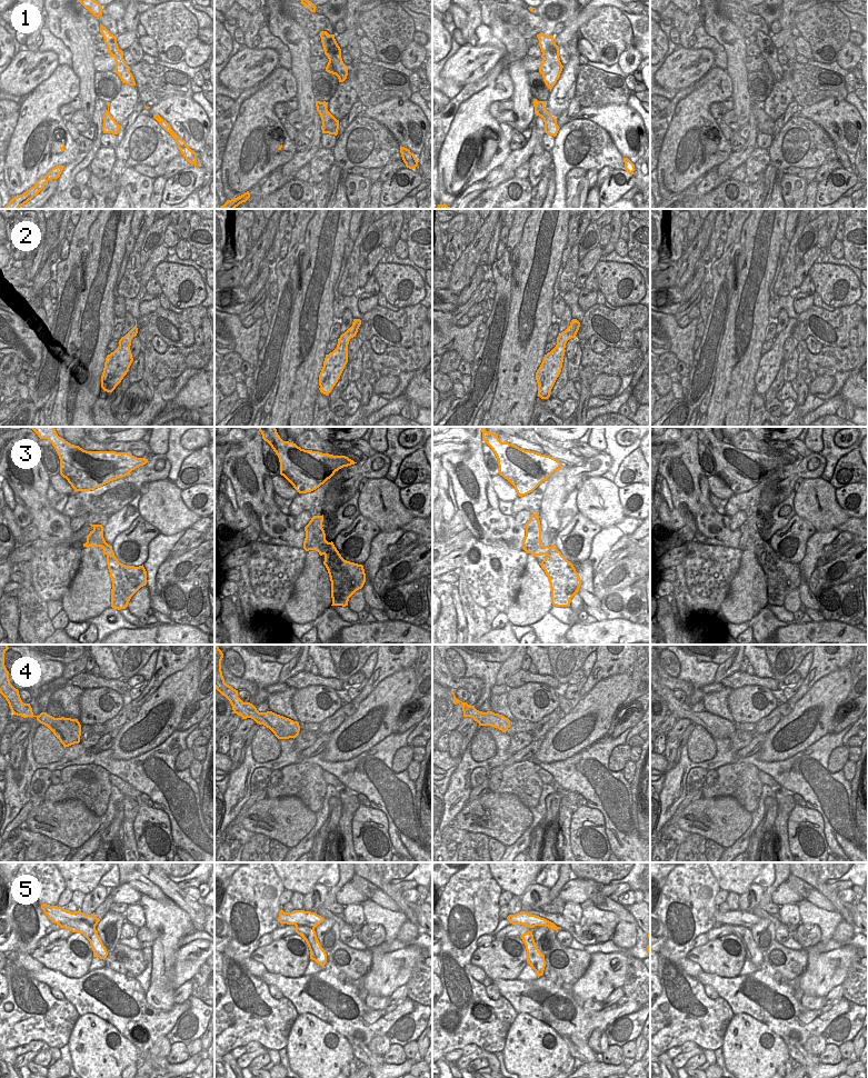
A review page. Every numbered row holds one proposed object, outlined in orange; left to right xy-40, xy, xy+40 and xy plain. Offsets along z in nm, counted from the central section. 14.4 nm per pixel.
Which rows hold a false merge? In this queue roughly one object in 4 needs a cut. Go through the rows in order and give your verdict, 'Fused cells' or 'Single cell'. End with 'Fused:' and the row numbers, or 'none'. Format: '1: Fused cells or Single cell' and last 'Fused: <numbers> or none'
1: Fused cells
2: Single cell
3: Single cell
4: Single cell
5: Fused cells
Fused: 1, 5.

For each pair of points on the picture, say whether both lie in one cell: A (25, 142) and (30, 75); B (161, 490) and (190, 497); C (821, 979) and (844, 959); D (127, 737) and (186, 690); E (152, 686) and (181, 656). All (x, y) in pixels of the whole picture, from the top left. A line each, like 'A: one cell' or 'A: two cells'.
A: two cells
B: two cells
C: one cell
D: one cell
E: one cell

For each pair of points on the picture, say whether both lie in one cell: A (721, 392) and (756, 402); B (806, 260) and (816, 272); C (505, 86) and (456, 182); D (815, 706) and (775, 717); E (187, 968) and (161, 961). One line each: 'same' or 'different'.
A: different
B: different
C: same
D: different
E: different

